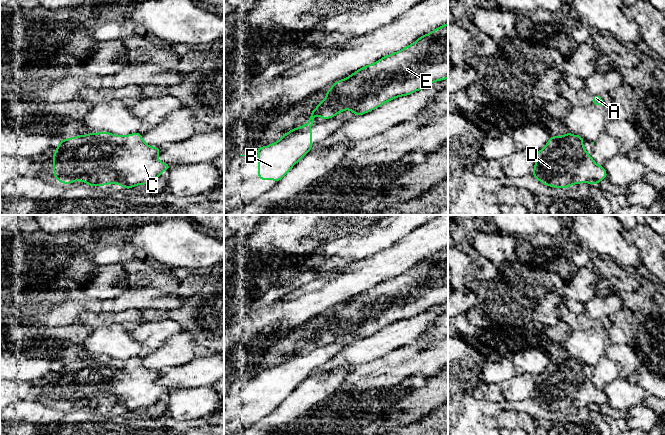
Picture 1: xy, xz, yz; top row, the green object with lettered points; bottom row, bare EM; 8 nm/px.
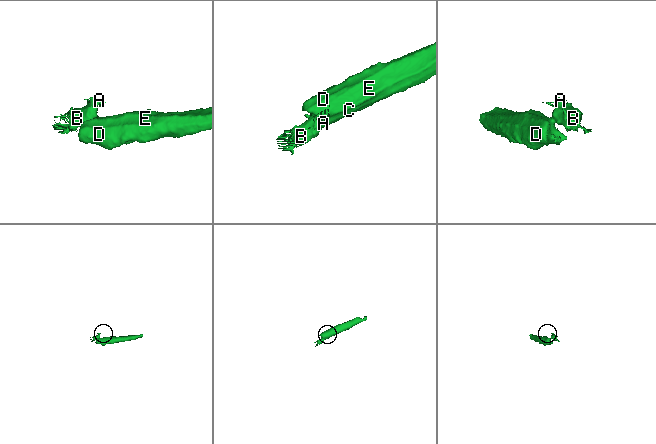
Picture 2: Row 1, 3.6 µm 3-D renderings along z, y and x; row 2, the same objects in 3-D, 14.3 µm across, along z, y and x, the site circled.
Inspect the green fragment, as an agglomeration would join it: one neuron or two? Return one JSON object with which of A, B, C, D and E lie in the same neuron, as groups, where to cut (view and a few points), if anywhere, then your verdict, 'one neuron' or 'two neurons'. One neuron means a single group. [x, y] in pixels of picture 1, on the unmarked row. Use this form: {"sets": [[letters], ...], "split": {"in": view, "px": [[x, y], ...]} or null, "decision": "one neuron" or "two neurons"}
{"sets": [["A", "B"], ["C", "D", "E"]], "split": {"in": "xz", "px": [[311, 341], [309, 345]]}, "decision": "two neurons"}

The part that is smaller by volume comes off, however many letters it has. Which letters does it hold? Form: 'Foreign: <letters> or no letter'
Foreign: A, B

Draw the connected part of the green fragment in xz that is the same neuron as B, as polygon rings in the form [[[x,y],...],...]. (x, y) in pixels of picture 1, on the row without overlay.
[[[311,342],[308,347],[288,355],[275,367],[255,373],[254,377],[259,377],[258,402],[260,404],[275,404],[278,407],[304,379],[310,376],[313,367],[312,355],[309,351],[314,347],[315,343]]]

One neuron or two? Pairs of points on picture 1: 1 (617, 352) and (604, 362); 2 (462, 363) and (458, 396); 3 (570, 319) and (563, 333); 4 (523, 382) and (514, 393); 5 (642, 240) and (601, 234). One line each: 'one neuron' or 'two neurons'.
1: two neurons
2: one neuron
3: two neurons
4: one neuron
5: two neurons

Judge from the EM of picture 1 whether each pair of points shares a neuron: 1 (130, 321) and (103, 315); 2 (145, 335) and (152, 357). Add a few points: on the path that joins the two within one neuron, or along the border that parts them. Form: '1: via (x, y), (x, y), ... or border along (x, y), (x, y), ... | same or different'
1: via (123, 318), (110, 318) | same
2: border along (170, 337), (155, 349), (144, 349) | different

